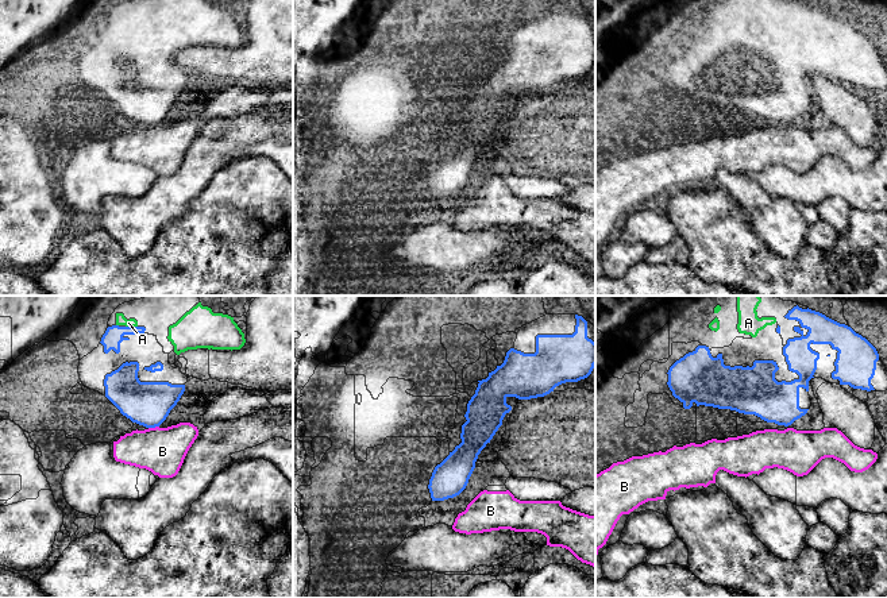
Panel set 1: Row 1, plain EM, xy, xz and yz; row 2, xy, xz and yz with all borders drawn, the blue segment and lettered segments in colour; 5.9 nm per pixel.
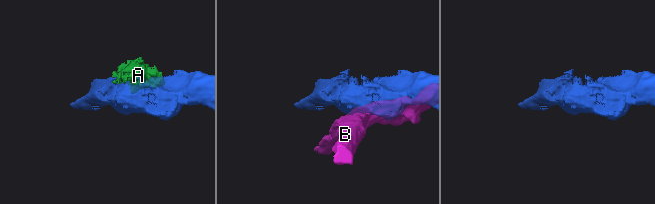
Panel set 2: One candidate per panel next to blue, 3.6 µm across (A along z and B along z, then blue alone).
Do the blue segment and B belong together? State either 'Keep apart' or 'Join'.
Keep apart

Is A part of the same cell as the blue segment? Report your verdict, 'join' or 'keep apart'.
join

